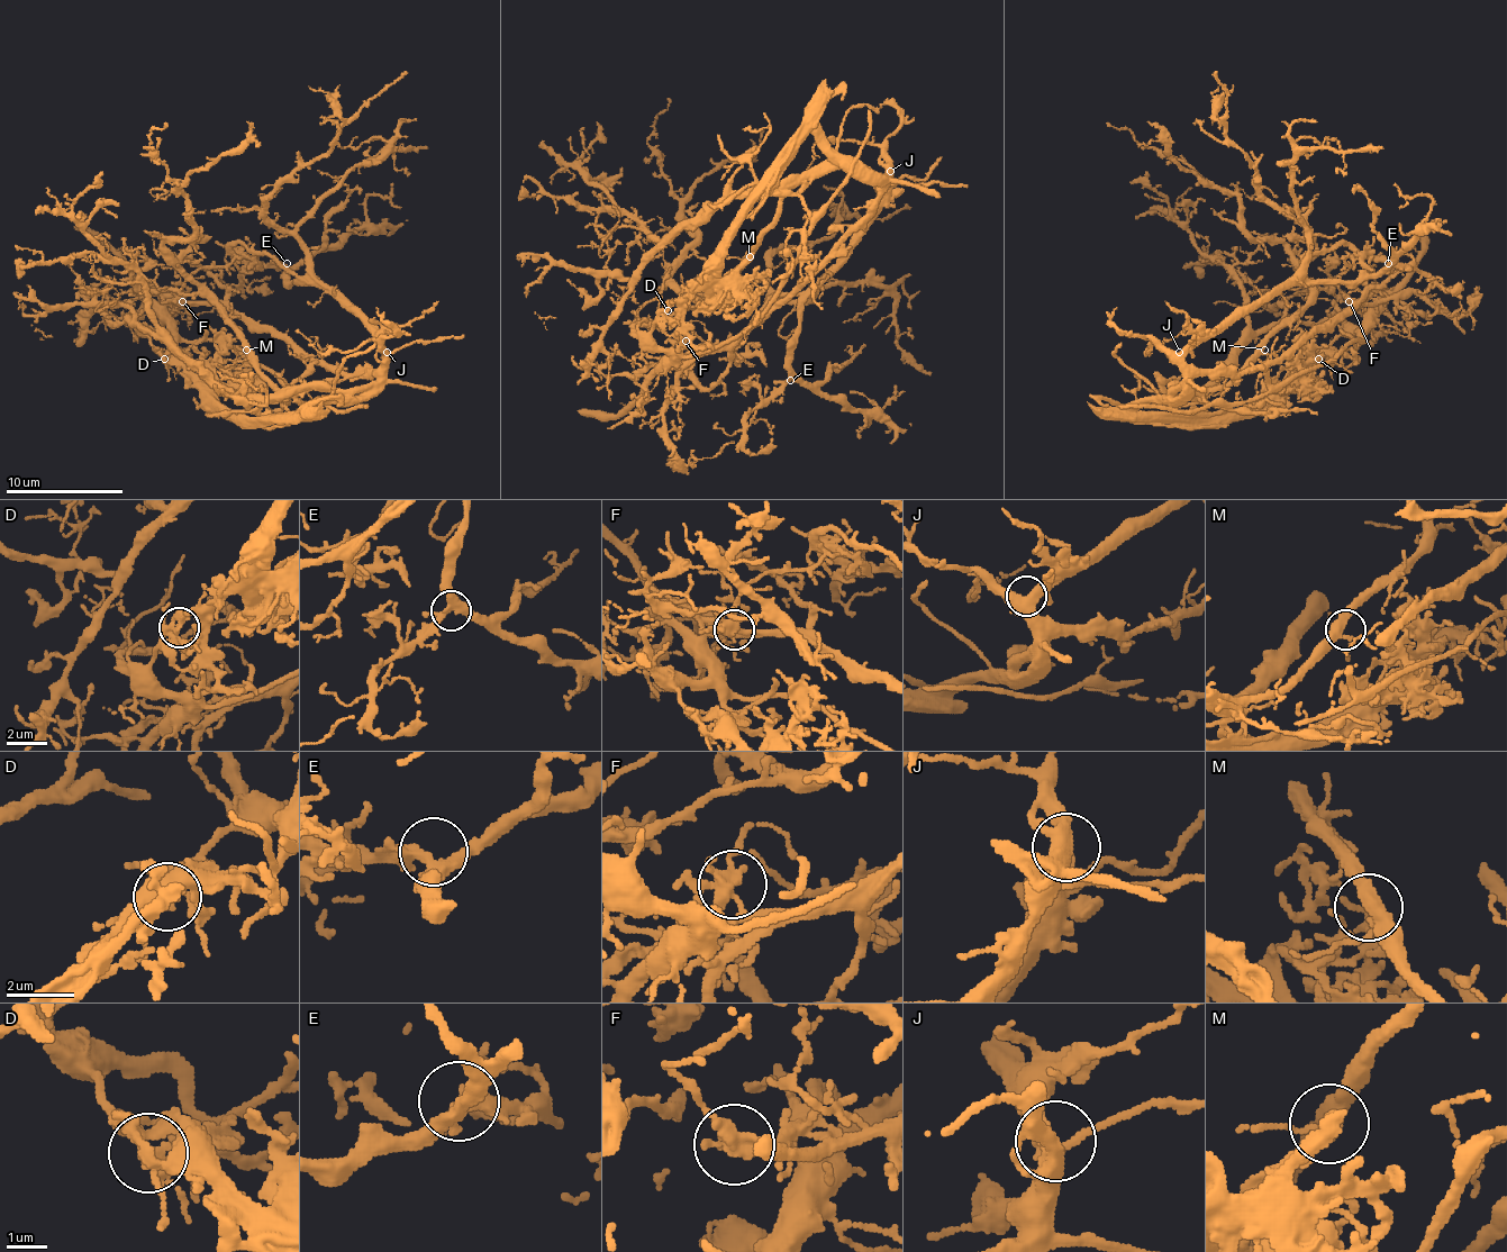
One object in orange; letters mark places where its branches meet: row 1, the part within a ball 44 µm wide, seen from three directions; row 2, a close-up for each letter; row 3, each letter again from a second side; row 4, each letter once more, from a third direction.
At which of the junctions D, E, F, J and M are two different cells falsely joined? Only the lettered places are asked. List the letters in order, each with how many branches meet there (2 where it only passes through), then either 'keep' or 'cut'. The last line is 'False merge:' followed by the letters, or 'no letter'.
D: 4 branches meet; cut
E: 3 branches meet; keep
F: 3 branches meet; cut
J: 4 branches meet; keep
M: 3 branches meet; keep
False merge: D, F

